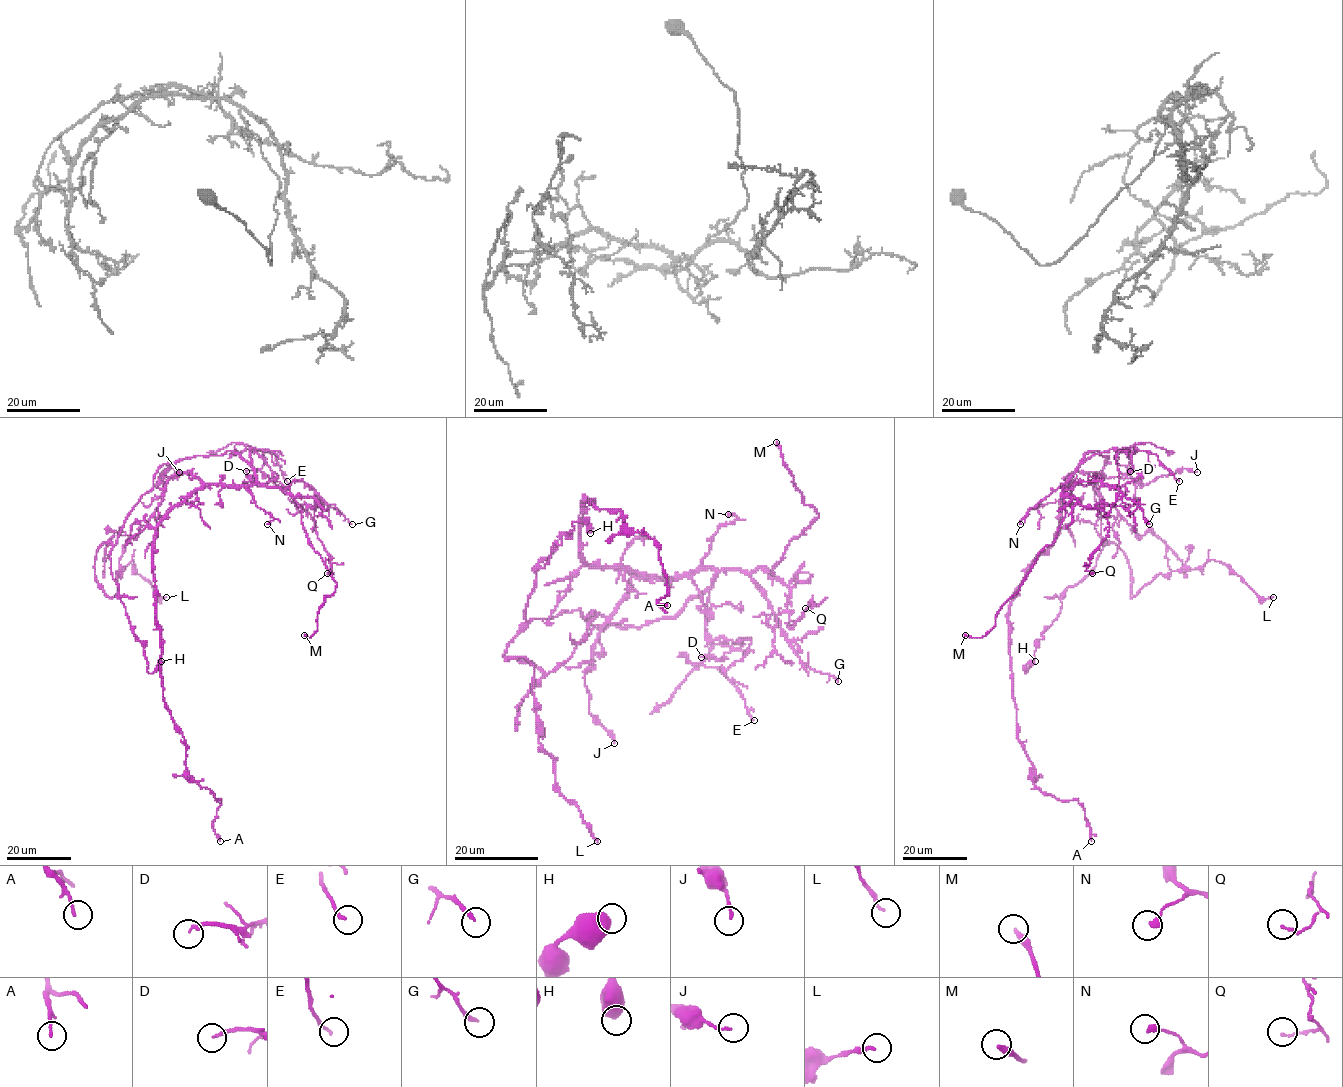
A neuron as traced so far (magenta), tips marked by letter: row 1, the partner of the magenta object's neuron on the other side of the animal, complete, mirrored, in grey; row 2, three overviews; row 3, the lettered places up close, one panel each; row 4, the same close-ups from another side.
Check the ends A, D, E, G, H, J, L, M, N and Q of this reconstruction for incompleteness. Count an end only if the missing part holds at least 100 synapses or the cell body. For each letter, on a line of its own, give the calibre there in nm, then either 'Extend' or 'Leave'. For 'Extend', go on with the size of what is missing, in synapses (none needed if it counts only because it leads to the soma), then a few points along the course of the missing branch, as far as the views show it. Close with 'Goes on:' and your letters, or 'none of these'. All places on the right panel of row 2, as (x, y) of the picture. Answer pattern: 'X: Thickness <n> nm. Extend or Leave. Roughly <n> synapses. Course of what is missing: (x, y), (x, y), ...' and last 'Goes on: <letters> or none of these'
A: Thickness 130 nm. Leave
D: Thickness 170 nm. Leave
E: Thickness 150 nm. Leave
G: Thickness 180 nm. Leave
H: Thickness 700 nm. Leave
J: Thickness 120 nm. Leave
L: Thickness 160 nm. Leave
M: Thickness 320 nm. Extend. Course of what is missing: (965, 635), (958, 626), (957, 566)
N: Thickness 320 nm. Leave
Q: Thickness 130 nm. Leave
Goes on: M

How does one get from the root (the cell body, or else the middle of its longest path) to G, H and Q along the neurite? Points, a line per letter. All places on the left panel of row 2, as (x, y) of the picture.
G: (248, 485), (278, 486), (284, 489), (292, 482), (303, 481), (352, 524)
H: (248, 485), (257, 475), (237, 453), (163, 464), (112, 547), (110, 572), (147, 670), (161, 661)
Q: (248, 485), (278, 486), (294, 496), (314, 500), (314, 529), (328, 553), (333, 572), (327, 573)

